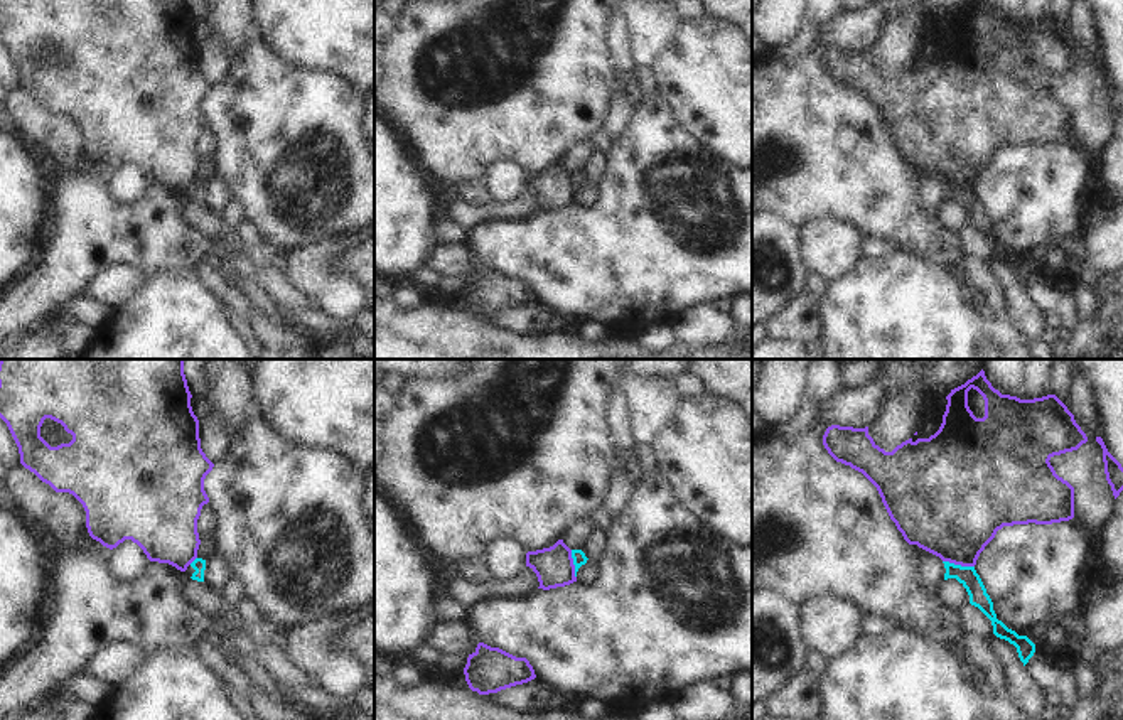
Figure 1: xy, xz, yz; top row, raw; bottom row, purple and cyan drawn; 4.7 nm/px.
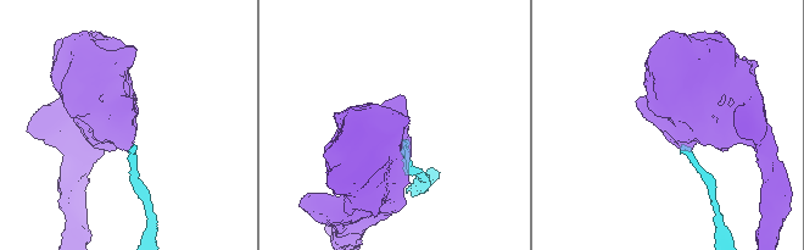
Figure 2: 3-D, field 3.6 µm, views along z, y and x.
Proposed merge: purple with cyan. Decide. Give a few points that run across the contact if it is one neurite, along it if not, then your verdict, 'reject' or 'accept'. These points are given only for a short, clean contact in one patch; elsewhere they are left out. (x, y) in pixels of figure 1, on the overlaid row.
line yz (943, 560), (973, 567); reject

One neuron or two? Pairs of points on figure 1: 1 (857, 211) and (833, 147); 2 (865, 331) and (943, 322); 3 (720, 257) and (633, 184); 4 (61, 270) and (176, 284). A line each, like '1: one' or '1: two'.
1: one
2: one
3: one
4: two

